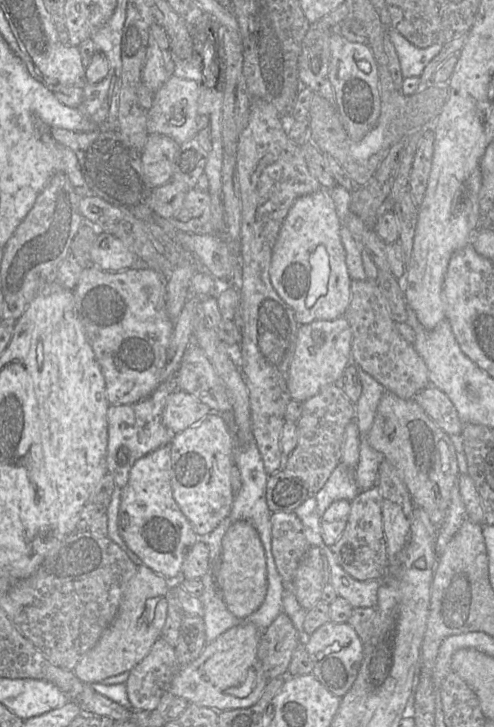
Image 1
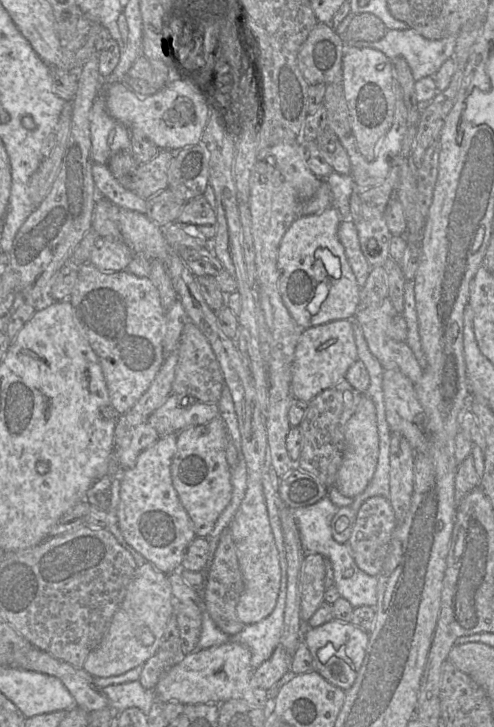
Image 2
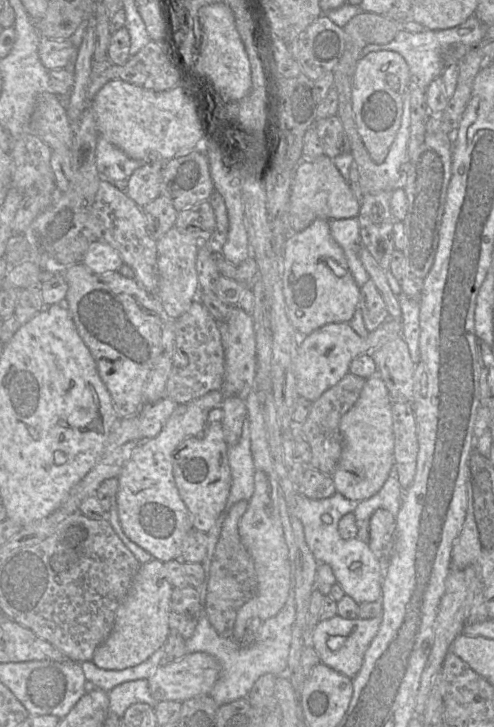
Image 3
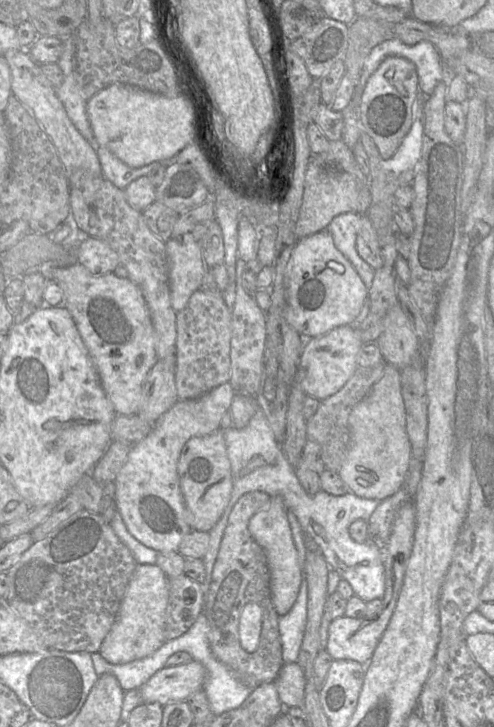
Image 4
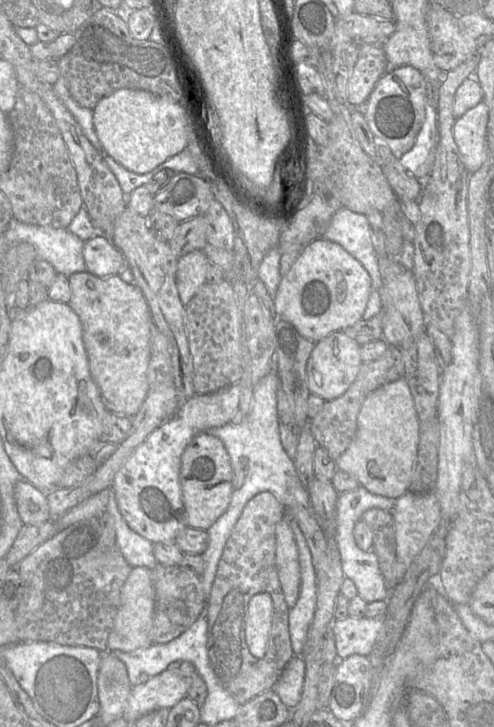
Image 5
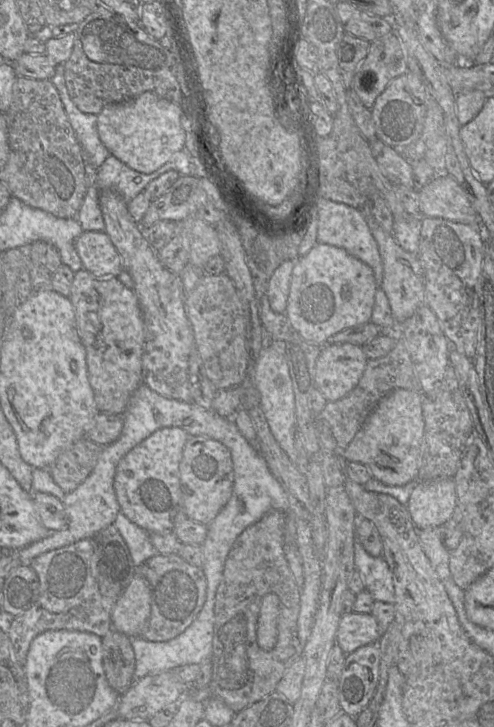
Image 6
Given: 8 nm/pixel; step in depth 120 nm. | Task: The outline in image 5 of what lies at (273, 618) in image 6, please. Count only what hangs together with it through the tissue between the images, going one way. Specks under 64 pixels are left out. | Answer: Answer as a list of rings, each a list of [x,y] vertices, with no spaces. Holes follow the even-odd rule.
[[[258,593],[249,601],[245,622],[245,639],[250,653],[262,658],[267,650],[272,624],[272,599],[268,593]]]

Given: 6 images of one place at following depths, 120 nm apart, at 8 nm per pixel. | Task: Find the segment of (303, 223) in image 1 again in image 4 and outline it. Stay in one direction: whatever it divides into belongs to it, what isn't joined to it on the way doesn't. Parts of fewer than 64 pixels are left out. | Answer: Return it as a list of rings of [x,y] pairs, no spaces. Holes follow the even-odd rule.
[[[327,229],[297,240],[287,267],[284,317],[305,341],[334,328],[349,326],[358,316],[367,296],[368,289],[351,262],[335,247]],[[330,261],[342,265],[344,272],[329,267]]]

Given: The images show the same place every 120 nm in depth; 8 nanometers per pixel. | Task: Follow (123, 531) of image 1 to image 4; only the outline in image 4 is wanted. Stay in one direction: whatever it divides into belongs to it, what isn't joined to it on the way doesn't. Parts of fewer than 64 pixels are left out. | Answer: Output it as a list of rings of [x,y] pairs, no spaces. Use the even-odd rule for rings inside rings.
[[[224,383],[198,398],[178,400],[151,432],[130,448],[114,480],[115,504],[129,533],[146,547],[158,553],[178,551],[184,536],[192,531],[179,487],[179,456],[190,438],[221,428],[221,419],[229,412],[234,395],[231,385]]]

